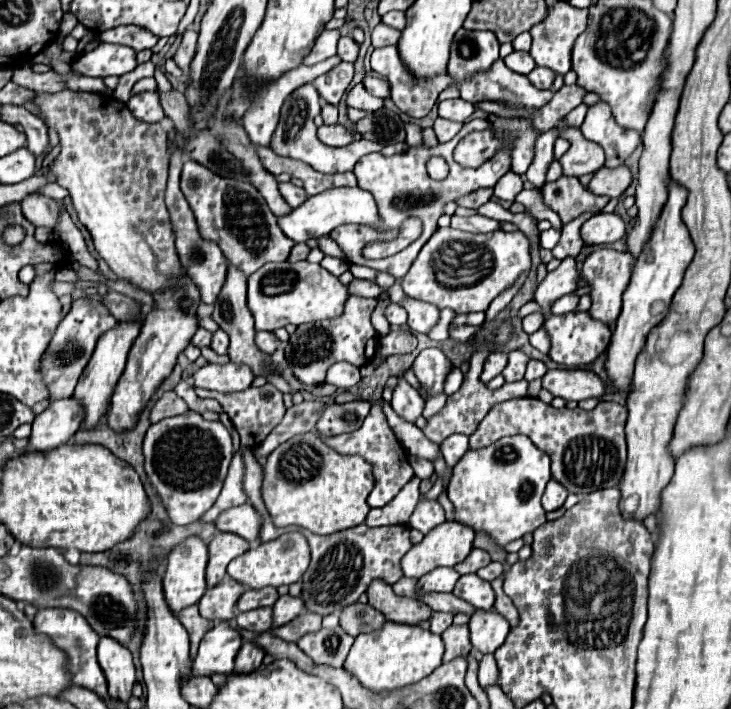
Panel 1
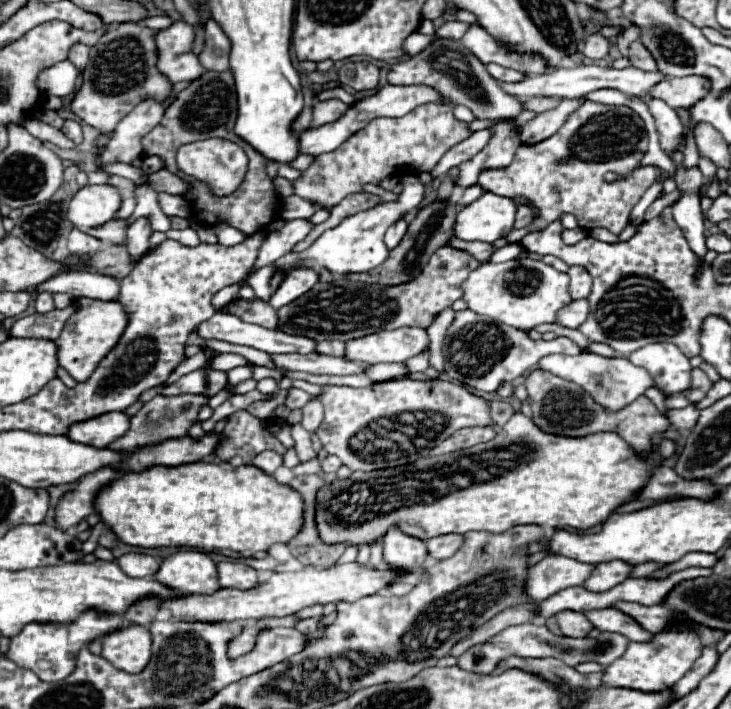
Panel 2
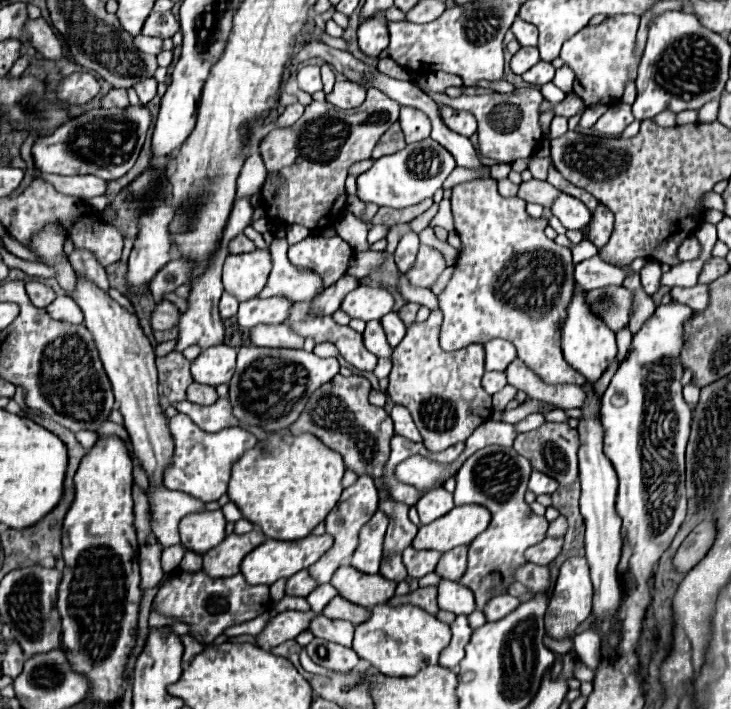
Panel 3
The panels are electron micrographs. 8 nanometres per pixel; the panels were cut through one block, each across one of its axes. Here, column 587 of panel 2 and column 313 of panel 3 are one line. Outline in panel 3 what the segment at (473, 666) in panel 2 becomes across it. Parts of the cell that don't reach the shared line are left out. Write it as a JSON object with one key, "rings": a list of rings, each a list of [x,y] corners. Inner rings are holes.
{"rings":[[[314,638],[306,646],[306,650],[308,650],[308,656],[316,664],[320,664],[328,670],[334,670],[334,672],[348,672],[360,660],[352,648],[344,648],[340,644],[332,644],[332,642],[320,640],[320,638]]]}

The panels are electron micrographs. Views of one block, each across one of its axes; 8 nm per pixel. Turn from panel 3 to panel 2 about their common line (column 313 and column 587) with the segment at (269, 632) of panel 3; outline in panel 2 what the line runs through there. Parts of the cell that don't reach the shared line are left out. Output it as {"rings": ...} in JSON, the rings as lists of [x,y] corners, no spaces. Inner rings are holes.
{"rings":[[[602,608],[586,612],[584,614],[590,624],[600,630],[600,632],[616,632],[626,636],[630,642],[646,642],[652,638],[652,632],[646,632],[636,620],[630,616],[624,616],[618,610],[612,608]]]}

